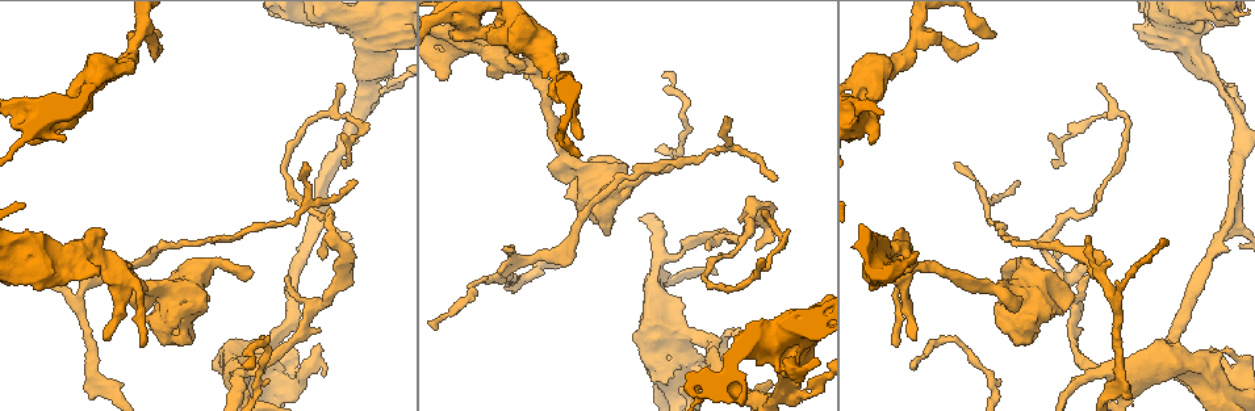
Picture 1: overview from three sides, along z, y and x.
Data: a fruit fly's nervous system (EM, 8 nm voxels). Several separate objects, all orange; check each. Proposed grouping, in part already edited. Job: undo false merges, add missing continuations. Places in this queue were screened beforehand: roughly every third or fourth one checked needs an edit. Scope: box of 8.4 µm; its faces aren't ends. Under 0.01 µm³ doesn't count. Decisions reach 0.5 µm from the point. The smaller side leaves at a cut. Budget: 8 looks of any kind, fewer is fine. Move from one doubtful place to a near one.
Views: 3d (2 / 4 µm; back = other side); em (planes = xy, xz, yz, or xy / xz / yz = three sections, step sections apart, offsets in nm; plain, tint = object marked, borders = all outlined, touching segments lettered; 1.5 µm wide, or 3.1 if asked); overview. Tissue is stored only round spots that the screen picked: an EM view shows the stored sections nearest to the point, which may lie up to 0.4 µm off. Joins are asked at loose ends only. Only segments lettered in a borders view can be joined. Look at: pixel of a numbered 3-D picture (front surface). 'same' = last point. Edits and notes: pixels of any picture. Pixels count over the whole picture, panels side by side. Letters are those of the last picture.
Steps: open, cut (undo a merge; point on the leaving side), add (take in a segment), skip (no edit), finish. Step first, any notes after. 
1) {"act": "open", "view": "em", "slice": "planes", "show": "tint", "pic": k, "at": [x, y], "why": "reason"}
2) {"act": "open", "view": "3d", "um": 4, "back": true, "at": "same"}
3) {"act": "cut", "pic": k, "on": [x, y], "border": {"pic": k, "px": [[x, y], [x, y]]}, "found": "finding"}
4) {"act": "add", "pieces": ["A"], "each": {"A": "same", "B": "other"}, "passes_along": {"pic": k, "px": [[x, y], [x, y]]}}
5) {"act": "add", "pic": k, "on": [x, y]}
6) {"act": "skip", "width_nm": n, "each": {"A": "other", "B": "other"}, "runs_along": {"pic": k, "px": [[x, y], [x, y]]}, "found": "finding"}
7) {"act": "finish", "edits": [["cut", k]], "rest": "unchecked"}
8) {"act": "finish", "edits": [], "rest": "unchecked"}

{"act": "open", "view": "3d", "um": 4, "pic": 1, "at": [77, 90], "why": "abrupt turn"}

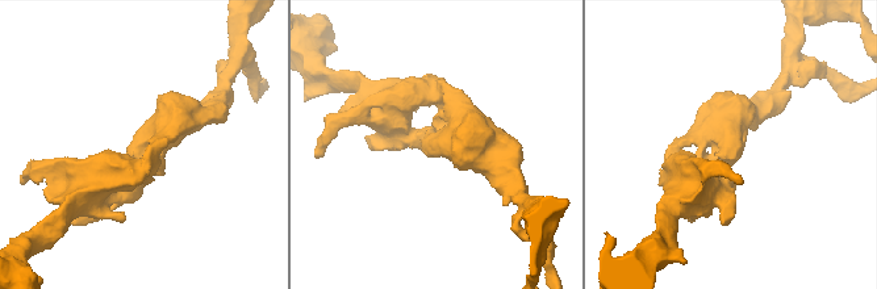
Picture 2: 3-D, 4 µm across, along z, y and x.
{"act": "open", "view": "em", "slice": "planes", "show": "tint", "pic": 2, "at": [730, 147], "arm_widths_nm": [300, 420]}

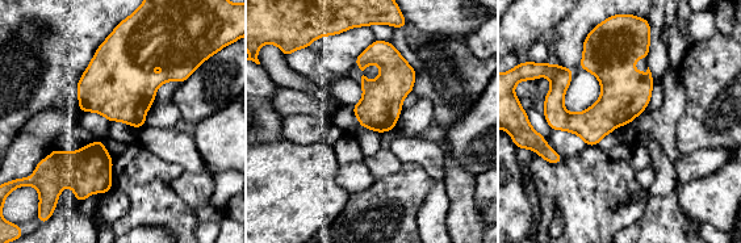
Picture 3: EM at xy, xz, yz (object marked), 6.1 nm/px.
{"act": "open", "view": "em", "slice": "planes", "show": "borders", "at": "same", "why": "what lies round it"}

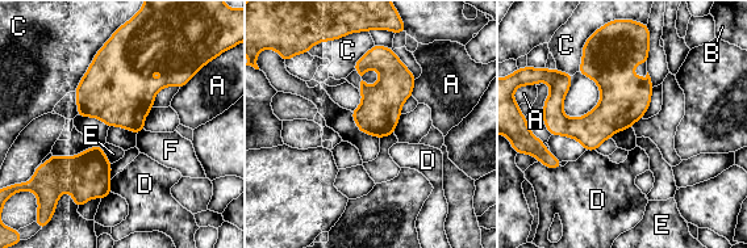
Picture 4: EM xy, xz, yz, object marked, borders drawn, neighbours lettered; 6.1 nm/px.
{"act": "skip", "each": {"A": "other", "B": "other", "C": "other", "D": "other", "E": "other", "F": "other"}, "border": {"pic": 4, "px": [[145, 1], [99, 50], [74, 91]]}, "found": "continuous, no second cell"}

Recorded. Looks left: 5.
{"act": "open", "view": "3d", "um": 4, "pic": 1, "at": [577, 136], "why": "branch stops here"}

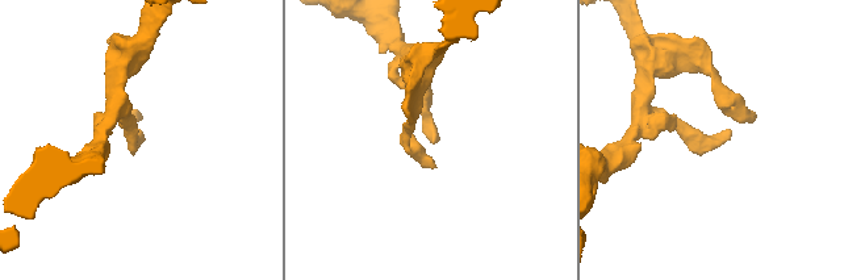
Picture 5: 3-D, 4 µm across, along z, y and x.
{"act": "open", "view": "em", "slice": "yz", "step": 8, "show": "tint", "pic": 5, "at": [728, 132], "why": "shape alone is not enough"}

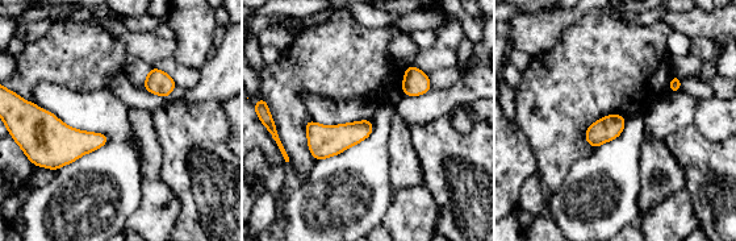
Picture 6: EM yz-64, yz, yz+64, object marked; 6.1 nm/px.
{"act": "open", "view": "em", "slice": "planes", "show": "borders", "at": "same", "why": "cut it another way"}

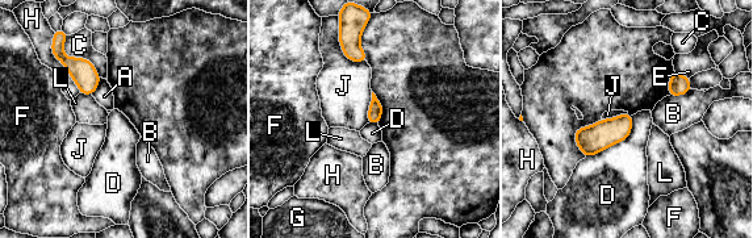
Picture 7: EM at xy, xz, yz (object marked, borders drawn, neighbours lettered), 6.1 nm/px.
{"act": "skip", "each": {"A": "other", "B": "other", "C": "other", "D": "other", "E": "other", "F": "other", "G": "other", "H": "other", "J": "other", "L": "other"}, "border": {"pic": 7, "px": [[338, 34], [342, 51], [365, 62]]}, "found": "no lettered segment goes on from it"}

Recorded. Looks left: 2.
{"act": "finish", "edits": [], "rest": "unchecked"}

